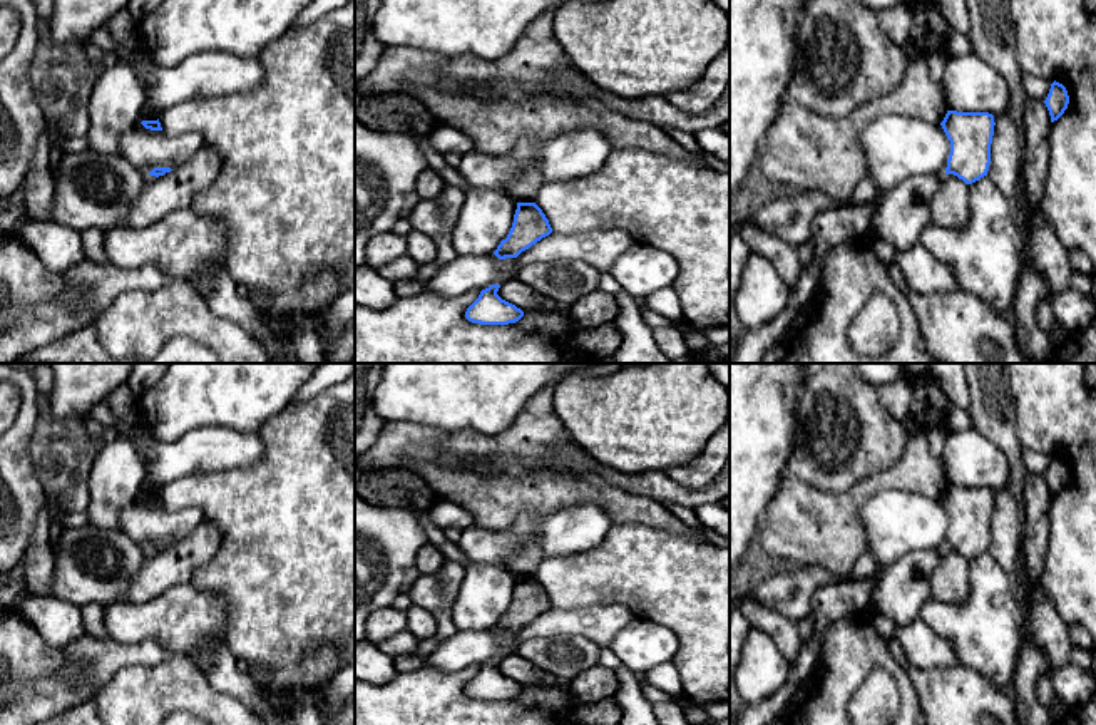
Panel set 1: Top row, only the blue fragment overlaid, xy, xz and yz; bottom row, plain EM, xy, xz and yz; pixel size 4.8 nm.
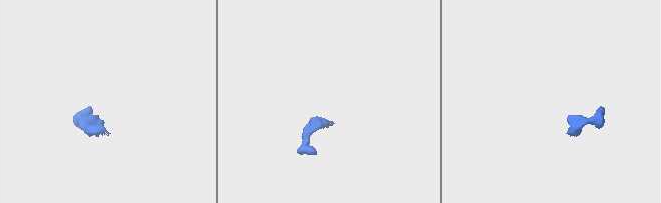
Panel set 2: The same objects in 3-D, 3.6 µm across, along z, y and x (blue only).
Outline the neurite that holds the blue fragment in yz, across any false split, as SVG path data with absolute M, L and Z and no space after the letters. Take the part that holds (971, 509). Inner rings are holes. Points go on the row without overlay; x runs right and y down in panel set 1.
M947 486L940 501L950 516L945 549L954 549L965 559L987 551L996 501L994 491L989 487Z

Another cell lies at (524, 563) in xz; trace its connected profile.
M530 541L527 544L524 544L524 548L512 556L509 569L517 578L534 578L542 559L544 559L544 556L539 549L537 541Z

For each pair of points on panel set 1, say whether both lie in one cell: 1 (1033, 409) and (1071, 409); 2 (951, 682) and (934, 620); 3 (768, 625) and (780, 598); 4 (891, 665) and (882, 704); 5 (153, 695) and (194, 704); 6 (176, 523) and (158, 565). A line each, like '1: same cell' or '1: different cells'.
1: same cell
2: different cells
3: different cells
4: different cells
5: same cell
6: different cells

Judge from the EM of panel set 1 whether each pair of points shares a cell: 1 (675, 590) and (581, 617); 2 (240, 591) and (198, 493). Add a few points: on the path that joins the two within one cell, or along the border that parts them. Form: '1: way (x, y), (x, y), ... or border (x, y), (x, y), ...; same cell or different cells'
1: border (581, 606), (624, 605), (636, 617); different cells
2: way (241, 566), (241, 533), (223, 514); same cell

